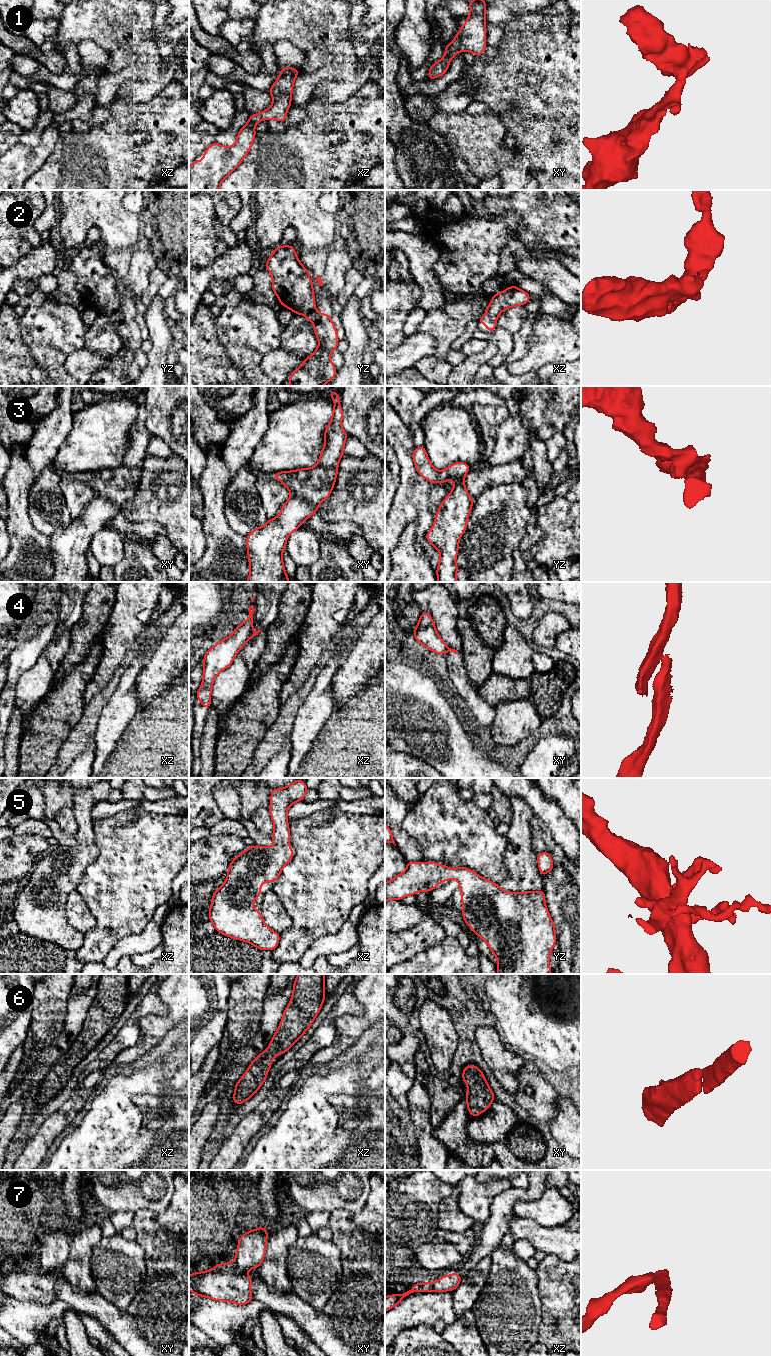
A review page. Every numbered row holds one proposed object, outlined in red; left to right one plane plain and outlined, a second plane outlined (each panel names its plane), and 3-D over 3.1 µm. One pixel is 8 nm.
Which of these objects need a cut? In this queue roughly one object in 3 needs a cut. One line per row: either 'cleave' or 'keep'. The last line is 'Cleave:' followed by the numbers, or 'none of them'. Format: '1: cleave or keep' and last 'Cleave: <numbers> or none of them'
1: keep
2: keep
3: keep
4: cleave
5: keep
6: keep
7: cleave
Cleave: 4, 7

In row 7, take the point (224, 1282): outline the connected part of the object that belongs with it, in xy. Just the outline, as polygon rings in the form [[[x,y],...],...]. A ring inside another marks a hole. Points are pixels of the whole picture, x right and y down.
[[[233,1263],[216,1264],[209,1271],[194,1272],[189,1276],[189,1290],[195,1295],[238,1305],[254,1300],[251,1284],[252,1278]]]

